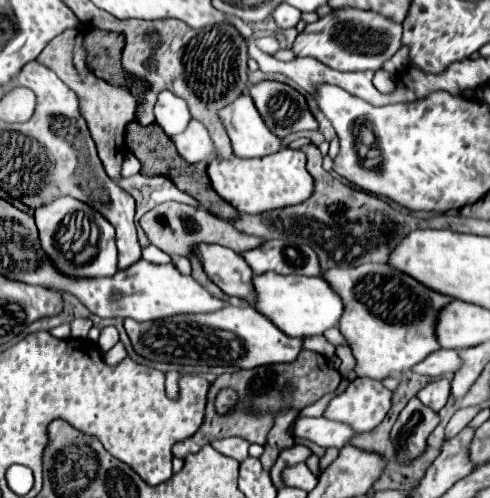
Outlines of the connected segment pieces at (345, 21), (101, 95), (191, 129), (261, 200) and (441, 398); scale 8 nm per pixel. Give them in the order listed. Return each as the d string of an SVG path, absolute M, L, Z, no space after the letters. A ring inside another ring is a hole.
M344 7L318 19L316 23L306 25L306 29L298 33L292 51L298 57L314 57L320 63L338 71L366 71L366 69L376 71L384 65L386 59L390 59L402 47L400 39L402 25L388 21L378 13Z
M66 29L60 33L60 37L54 37L44 51L36 57L38 63L52 69L76 95L80 101L80 113L88 123L90 135L96 143L98 157L102 159L102 165L110 179L120 179L120 165L124 159L124 127L135 118L135 98L124 87L108 85L106 81L98 79L92 71L88 71L84 61L84 47L82 47L82 33L78 29ZM116 103L116 107L114 107Z
M190 119L188 127L182 133L172 135L170 139L176 145L180 157L184 157L188 163L198 163L198 161L206 161L208 157L216 157L208 131L196 119Z
M290 147L260 159L214 159L208 163L206 173L214 191L240 213L264 213L284 205L296 205L310 197L314 185L310 173L306 171L306 155Z
M446 377L436 379L436 381L428 383L424 389L420 389L416 397L418 397L424 405L428 405L430 409L440 411L440 409L446 405L448 397L450 397L450 381L448 381Z

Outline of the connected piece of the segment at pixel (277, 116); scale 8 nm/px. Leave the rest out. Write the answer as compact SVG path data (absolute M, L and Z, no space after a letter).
M254 83L250 85L250 97L262 115L262 121L278 139L284 139L296 131L318 129L318 123L308 109L306 97L286 83Z

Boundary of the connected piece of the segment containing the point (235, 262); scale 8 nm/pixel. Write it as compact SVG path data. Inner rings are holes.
M198 243L196 259L200 261L204 273L228 295L236 295L248 303L254 303L254 289L252 289L252 269L248 263L232 249L212 243ZM254 295L254 297L250 297Z

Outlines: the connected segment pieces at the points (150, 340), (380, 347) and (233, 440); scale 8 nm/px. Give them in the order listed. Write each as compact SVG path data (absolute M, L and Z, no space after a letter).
M250 305L224 307L210 313L172 315L144 323L124 319L124 329L138 355L176 365L236 365L238 369L254 369L260 365L290 363L302 349L302 339L284 335Z
M366 263L358 267L332 267L320 277L334 289L344 303L338 329L356 359L356 375L384 379L394 373L408 371L428 353L440 349L436 345L434 327L438 311L452 299L426 289L416 279L392 269L386 263Z
M228 437L228 439L218 439L218 441L212 441L210 443L216 451L220 451L222 455L228 455L236 461L244 461L248 457L248 447L250 443L244 441L244 439L238 439L238 437Z

